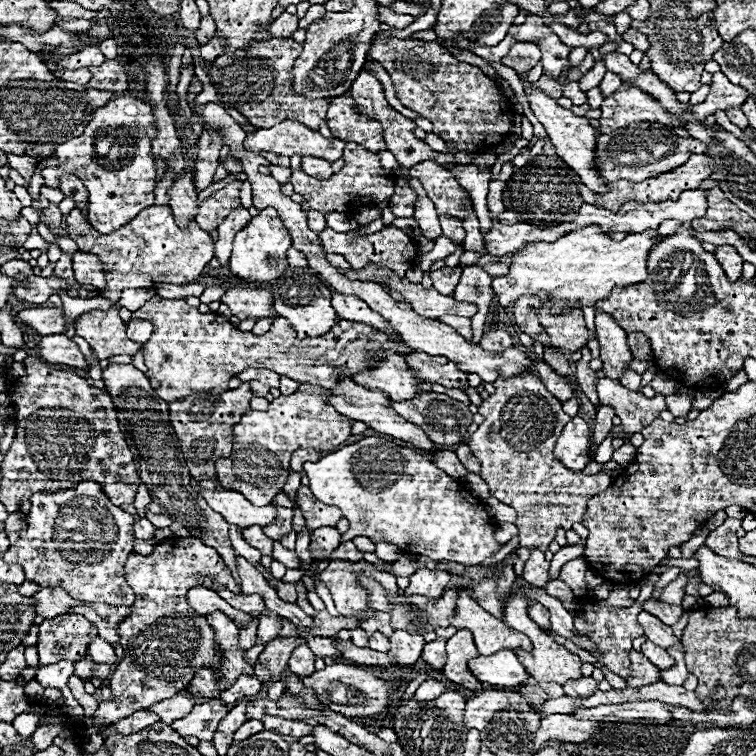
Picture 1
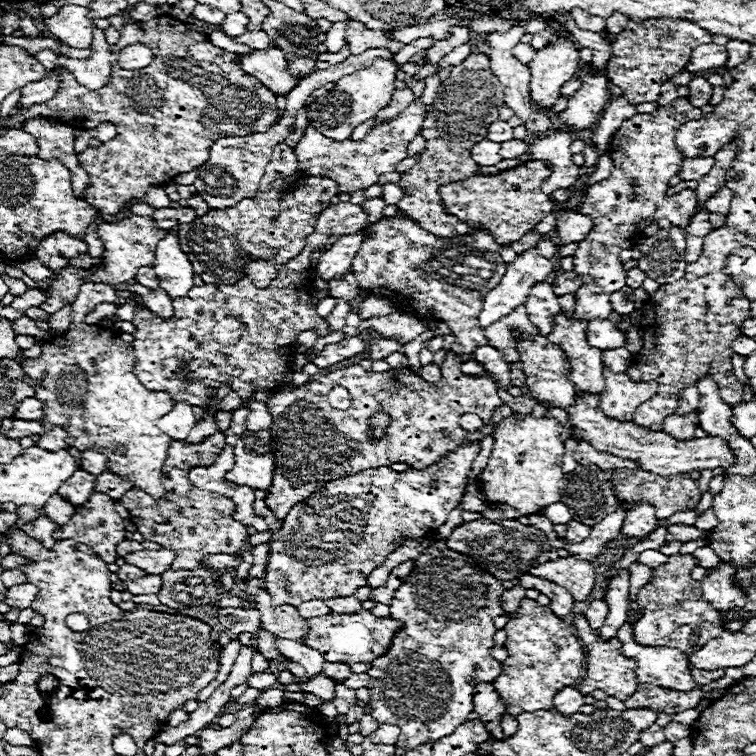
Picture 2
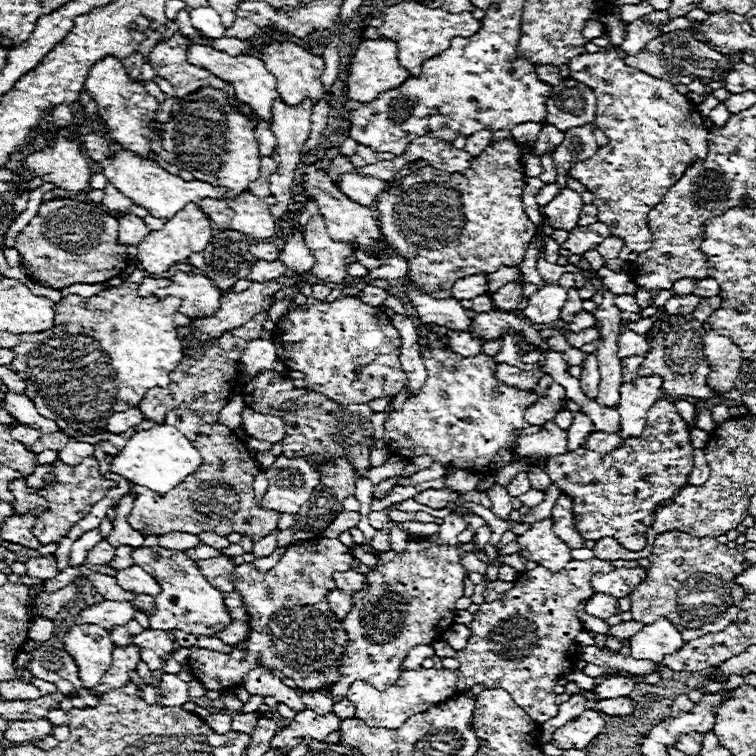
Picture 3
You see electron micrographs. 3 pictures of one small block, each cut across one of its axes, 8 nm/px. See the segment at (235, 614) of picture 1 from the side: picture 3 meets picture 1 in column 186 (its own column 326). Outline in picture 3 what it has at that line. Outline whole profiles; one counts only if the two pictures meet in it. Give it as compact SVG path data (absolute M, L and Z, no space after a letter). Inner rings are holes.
M336 588L336 590L330 590L330 592L326 594L326 600L328 600L330 610L336 614L338 620L342 620L342 618L352 610L352 598L350 598L348 594L340 592L338 588Z

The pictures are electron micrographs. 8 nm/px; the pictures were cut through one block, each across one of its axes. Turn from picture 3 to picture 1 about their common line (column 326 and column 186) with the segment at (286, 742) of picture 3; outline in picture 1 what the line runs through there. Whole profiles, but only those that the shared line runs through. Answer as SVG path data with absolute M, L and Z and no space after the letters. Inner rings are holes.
M220 698L208 700L204 704L196 704L192 712L188 712L184 718L174 720L172 728L180 736L196 736L200 740L210 740L210 734L214 732L214 728L222 720L222 716L226 716L228 710L230 710L228 704L222 702Z

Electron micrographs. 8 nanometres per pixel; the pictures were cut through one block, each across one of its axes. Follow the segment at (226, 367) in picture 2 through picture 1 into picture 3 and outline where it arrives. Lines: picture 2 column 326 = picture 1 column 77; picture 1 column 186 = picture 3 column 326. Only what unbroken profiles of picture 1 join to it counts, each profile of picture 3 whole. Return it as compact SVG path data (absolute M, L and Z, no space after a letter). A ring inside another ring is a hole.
M314 216L304 228L304 242L316 260L312 266L312 274L326 284L340 284L348 274L344 260L354 252L354 248L348 244L334 242L326 232L322 216Z

